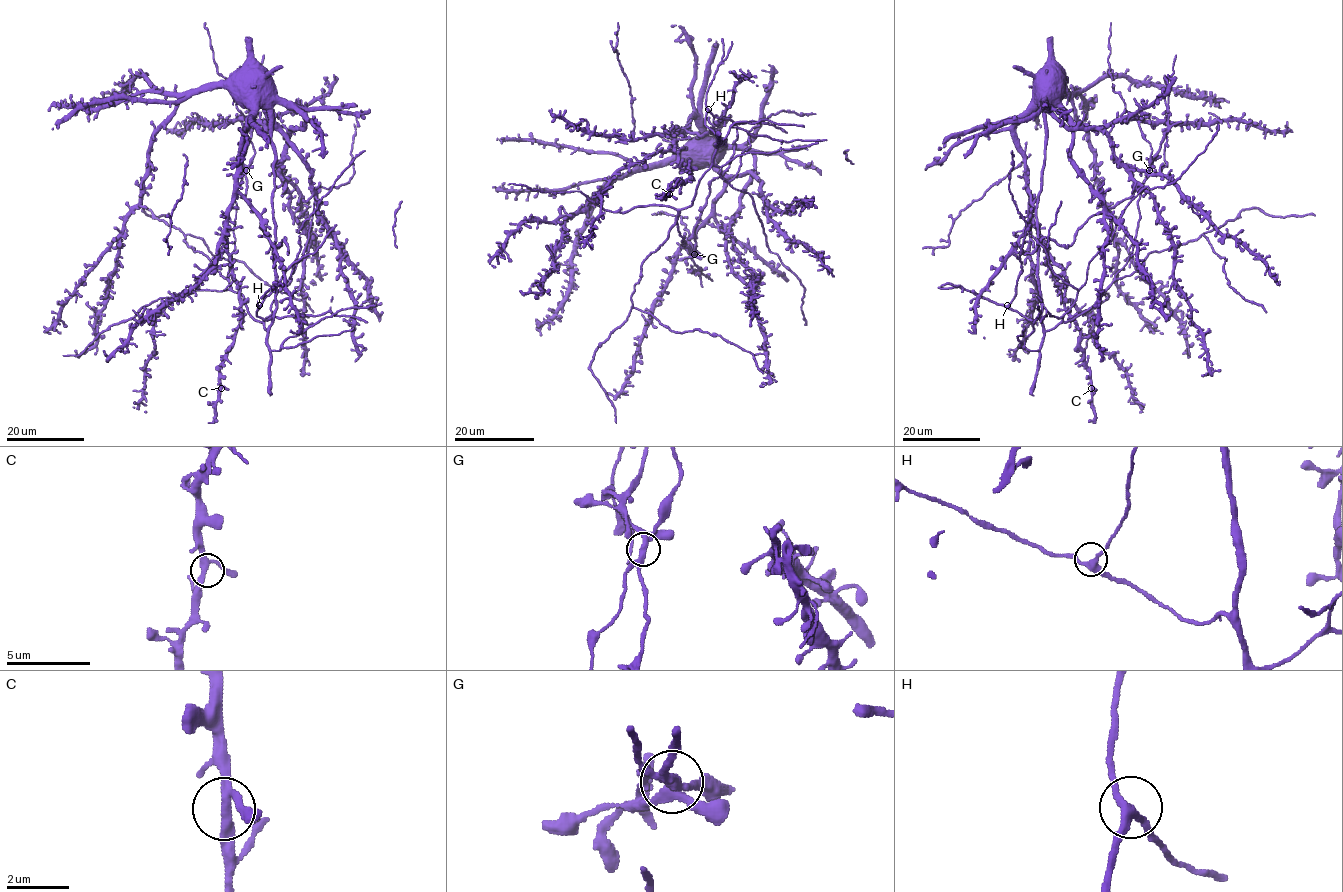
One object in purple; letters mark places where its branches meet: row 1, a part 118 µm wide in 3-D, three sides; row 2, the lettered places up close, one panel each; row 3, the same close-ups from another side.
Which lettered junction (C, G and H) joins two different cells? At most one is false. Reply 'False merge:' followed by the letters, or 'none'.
False merge: G

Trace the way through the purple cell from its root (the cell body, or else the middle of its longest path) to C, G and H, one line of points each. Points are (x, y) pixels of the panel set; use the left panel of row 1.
C: (248, 78), (252, 118), (235, 174), (226, 235), (241, 322), (219, 369), (221, 388)
G: (248, 78), (248, 101), (261, 106), (275, 124), (265, 127), (241, 120), (243, 135), (254, 152), (246, 170)
H: (248, 78), (248, 90), (268, 111), (274, 153), (276, 311), (264, 320), (256, 315), (259, 305)

